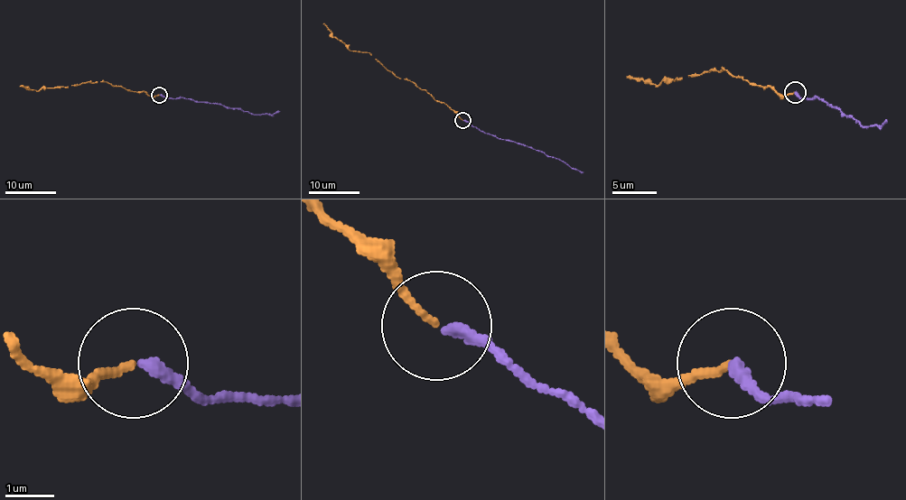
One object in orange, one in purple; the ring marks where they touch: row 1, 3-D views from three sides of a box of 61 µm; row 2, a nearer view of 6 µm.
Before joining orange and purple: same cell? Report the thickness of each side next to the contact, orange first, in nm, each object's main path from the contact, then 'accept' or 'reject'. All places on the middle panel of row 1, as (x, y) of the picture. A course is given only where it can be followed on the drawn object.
calibres 130 and 260 nm; course orange (462, 119), (425, 90), (409, 80), (396, 78), (368, 52), (350, 50), (335, 38), (324, 23); course purple (462, 121), (487, 134), (544, 152), (583, 171); accept

